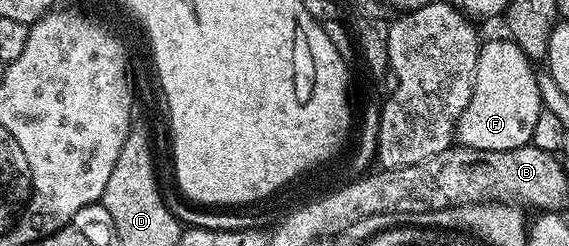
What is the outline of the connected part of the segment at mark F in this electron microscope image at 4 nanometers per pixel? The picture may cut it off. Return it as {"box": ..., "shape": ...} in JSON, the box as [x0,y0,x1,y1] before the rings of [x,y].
{"box":[455,36,542,149],"shape":[[[507,36],[492,38],[480,47],[473,94],[457,120],[455,141],[472,149],[514,149],[531,143],[534,124],[542,103],[538,92],[537,71],[518,44]]]}

